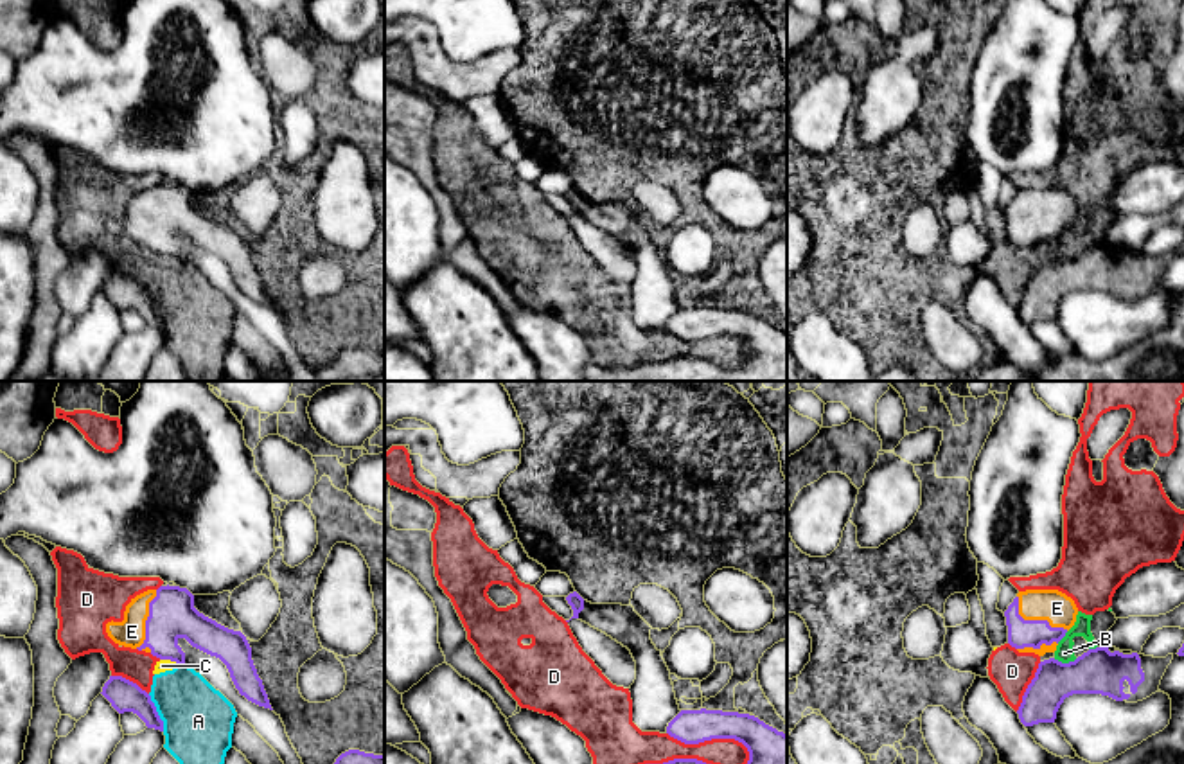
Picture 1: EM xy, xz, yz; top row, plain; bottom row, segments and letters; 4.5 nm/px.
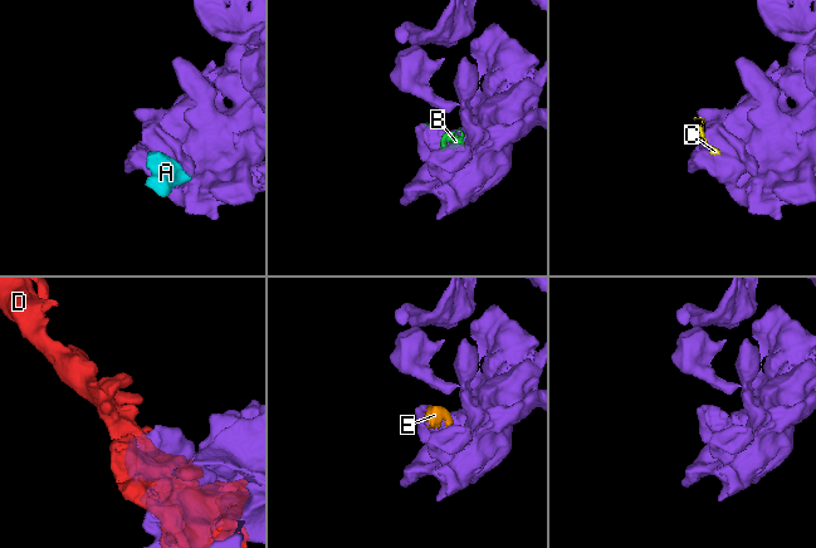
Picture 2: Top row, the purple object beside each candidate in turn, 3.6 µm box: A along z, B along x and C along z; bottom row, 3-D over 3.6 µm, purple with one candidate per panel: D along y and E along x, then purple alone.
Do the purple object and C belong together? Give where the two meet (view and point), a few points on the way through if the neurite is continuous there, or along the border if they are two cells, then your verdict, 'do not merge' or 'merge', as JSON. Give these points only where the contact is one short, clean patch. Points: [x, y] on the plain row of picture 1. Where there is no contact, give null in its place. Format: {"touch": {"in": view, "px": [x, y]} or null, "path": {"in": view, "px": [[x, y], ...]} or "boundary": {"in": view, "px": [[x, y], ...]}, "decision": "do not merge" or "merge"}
{"touch": {"in": "xy", "px": [169, 256]}, "boundary": {"in": "xy", "px": [[160, 256], [178, 261]]}, "decision": "do not merge"}

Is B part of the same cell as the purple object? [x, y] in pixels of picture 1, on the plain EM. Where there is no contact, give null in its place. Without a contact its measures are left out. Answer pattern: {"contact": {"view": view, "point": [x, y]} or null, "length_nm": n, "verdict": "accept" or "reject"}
{"contact": {"view": "yz", "point": [1066, 261]}, "length_nm": 110, "verdict": "reject"}

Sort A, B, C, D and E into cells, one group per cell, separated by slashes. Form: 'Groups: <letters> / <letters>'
Groups: A B C D / E

